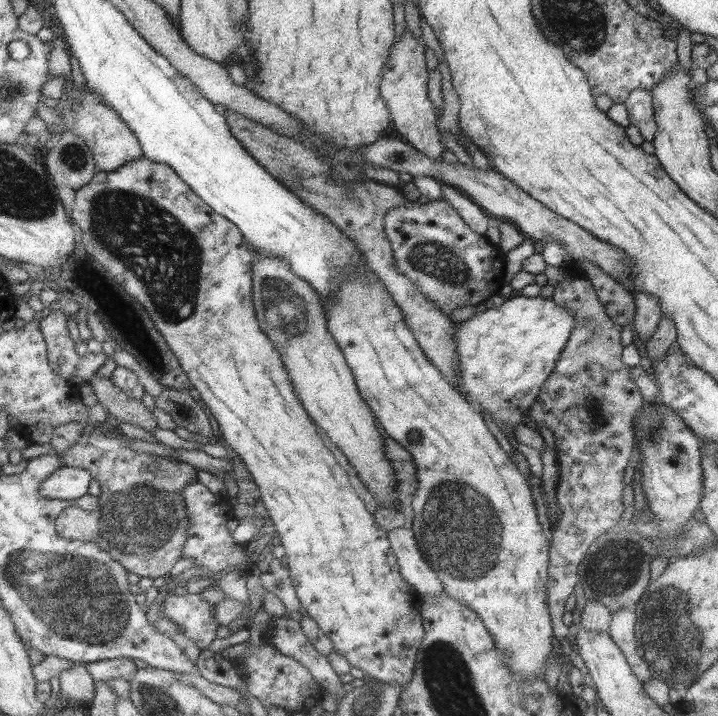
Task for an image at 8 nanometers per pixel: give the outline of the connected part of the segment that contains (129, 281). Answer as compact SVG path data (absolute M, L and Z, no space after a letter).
M137 158L135 161L128 161L124 166L119 166L113 172L100 171L95 174L93 180L81 189L74 192L74 204L71 208L72 222L75 222L80 231L79 242L84 246L85 252L93 256L107 273L115 278L115 282L129 294L133 296L147 312L153 322L157 332L161 333L163 341L177 357L181 371L187 375L189 383L199 393L200 399L209 408L213 418L217 421L221 438L227 442L239 456L247 472L251 475L253 482L258 488L260 499L262 500L271 529L276 532L279 542L284 548L284 557L287 558L288 576L290 582L295 587L294 592L300 606L305 609L305 613L315 623L317 627L329 638L334 652L343 656L348 665L358 668L370 679L389 684L389 686L405 686L413 676L415 666L415 656L421 646L425 636L422 624L419 594L415 593L415 588L410 584L405 584L401 576L400 568L397 564L393 548L387 539L386 531L373 520L373 516L365 510L363 502L357 498L353 488L349 486L345 470L337 466L333 456L327 452L327 448L319 442L311 422L307 420L307 414L303 412L304 407L295 388L291 384L285 368L282 366L282 359L279 358L278 351L275 350L271 340L263 334L259 327L258 319L253 314L253 304L251 304L251 263L254 263L254 254L251 246L242 238L241 232L229 219L222 218L222 215L211 210L203 199L194 193L187 186L186 182L175 174L169 166L162 163L150 162L149 159Z

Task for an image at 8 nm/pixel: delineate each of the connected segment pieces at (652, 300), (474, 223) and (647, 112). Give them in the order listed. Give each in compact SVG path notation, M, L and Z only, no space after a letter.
M634 292L634 303L636 309L633 328L638 338L645 342L657 329L657 323L661 319L661 307L657 298L643 292Z
M440 183L440 188L440 199L449 202L454 207L471 231L475 231L477 234L484 234L487 231L493 220L482 207L476 205L469 197L454 187Z
M633 90L624 103L630 125L638 129L642 140L651 142L656 132L652 99L649 91Z

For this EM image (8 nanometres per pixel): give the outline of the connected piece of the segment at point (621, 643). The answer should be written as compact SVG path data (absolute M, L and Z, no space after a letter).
M634 606L627 608L619 608L610 614L606 632L610 635L612 642L618 646L619 651L625 655L626 661L630 665L630 669L641 682L651 679L647 663L644 658L637 653L637 642L635 639L634 625L636 615Z

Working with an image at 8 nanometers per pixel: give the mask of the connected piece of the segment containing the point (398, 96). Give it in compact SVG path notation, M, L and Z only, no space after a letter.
M408 30L403 31L399 40L395 40L389 49L387 62L382 67L382 78L379 84L379 95L385 100L385 108L389 108L391 123L395 136L405 140L418 152L428 156L434 162L442 161L442 153L446 149L436 128L438 120L434 108L427 98L426 85L428 71L425 68L424 48Z

